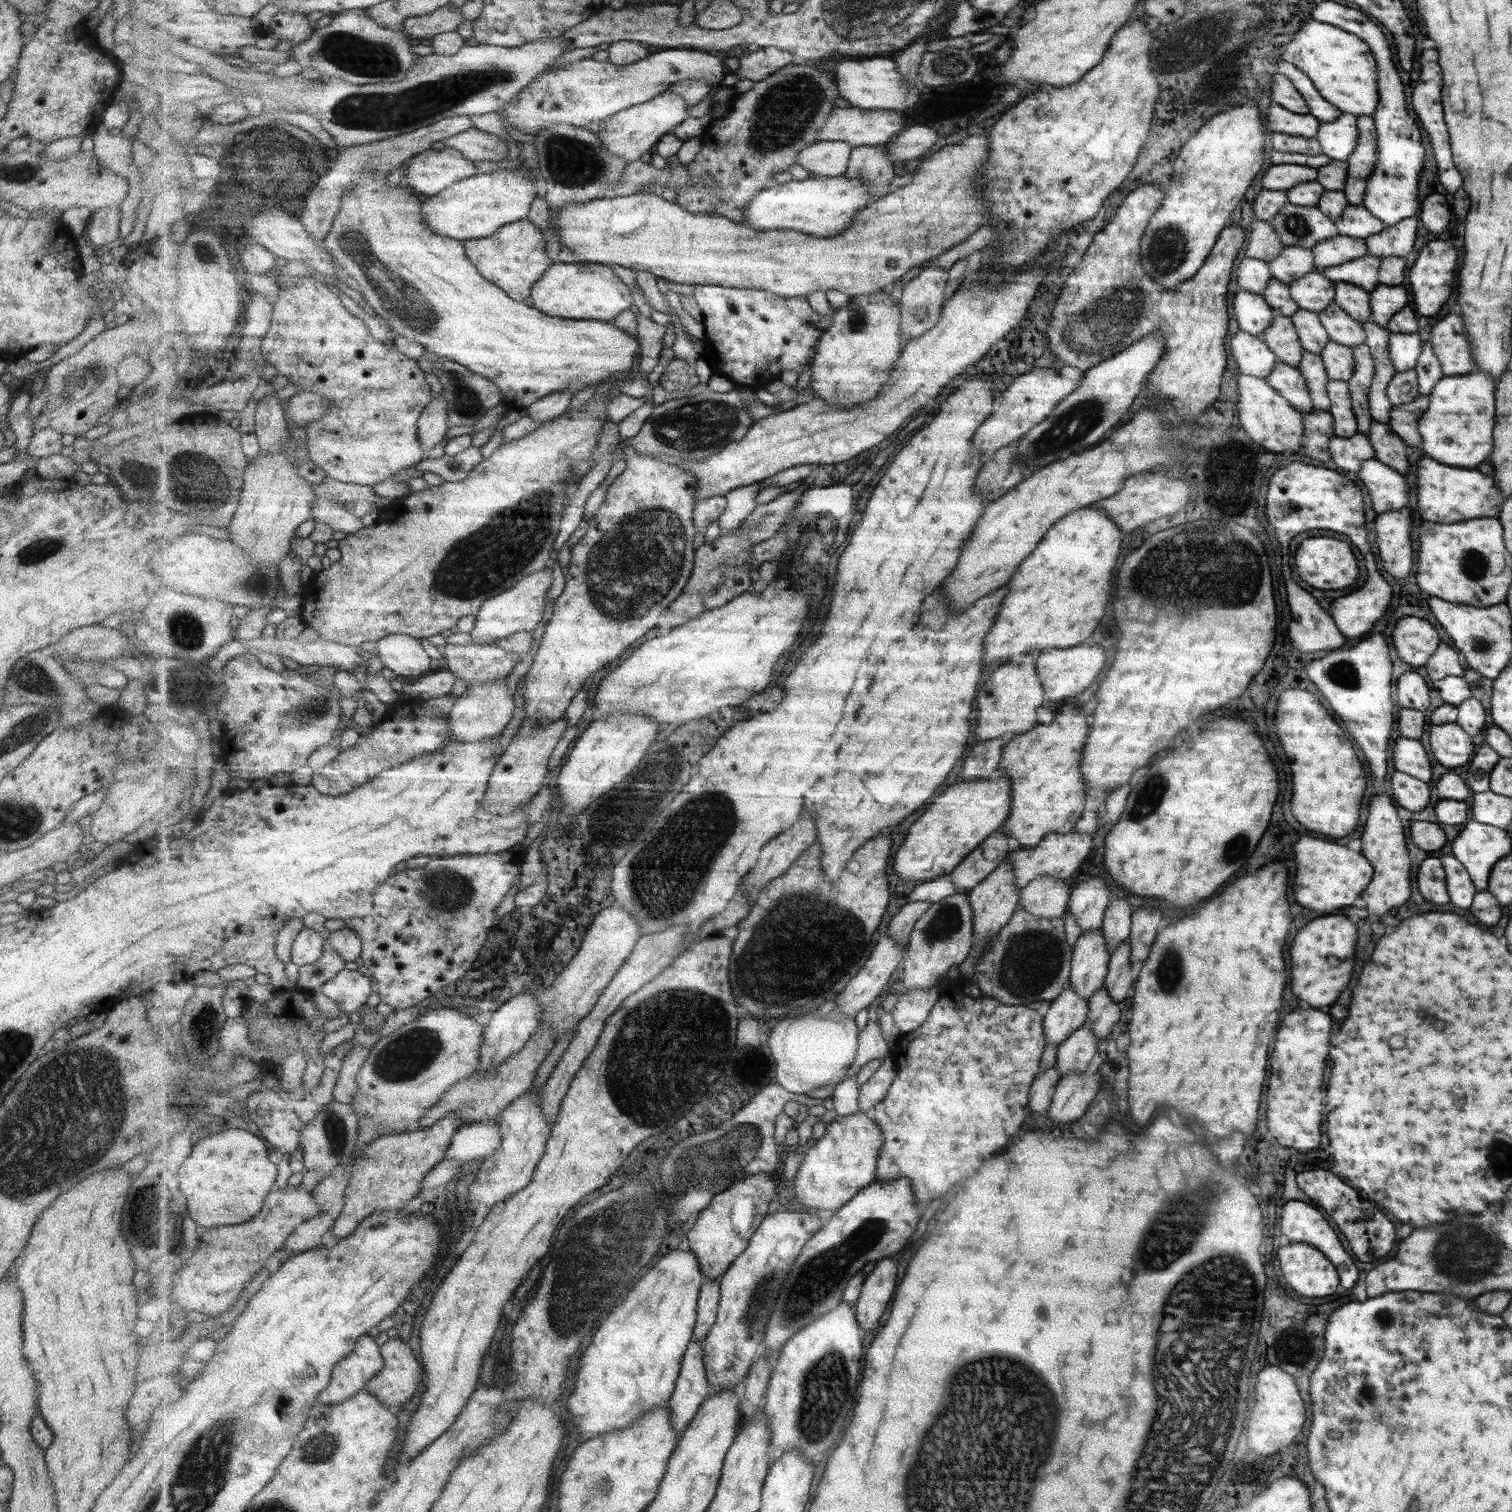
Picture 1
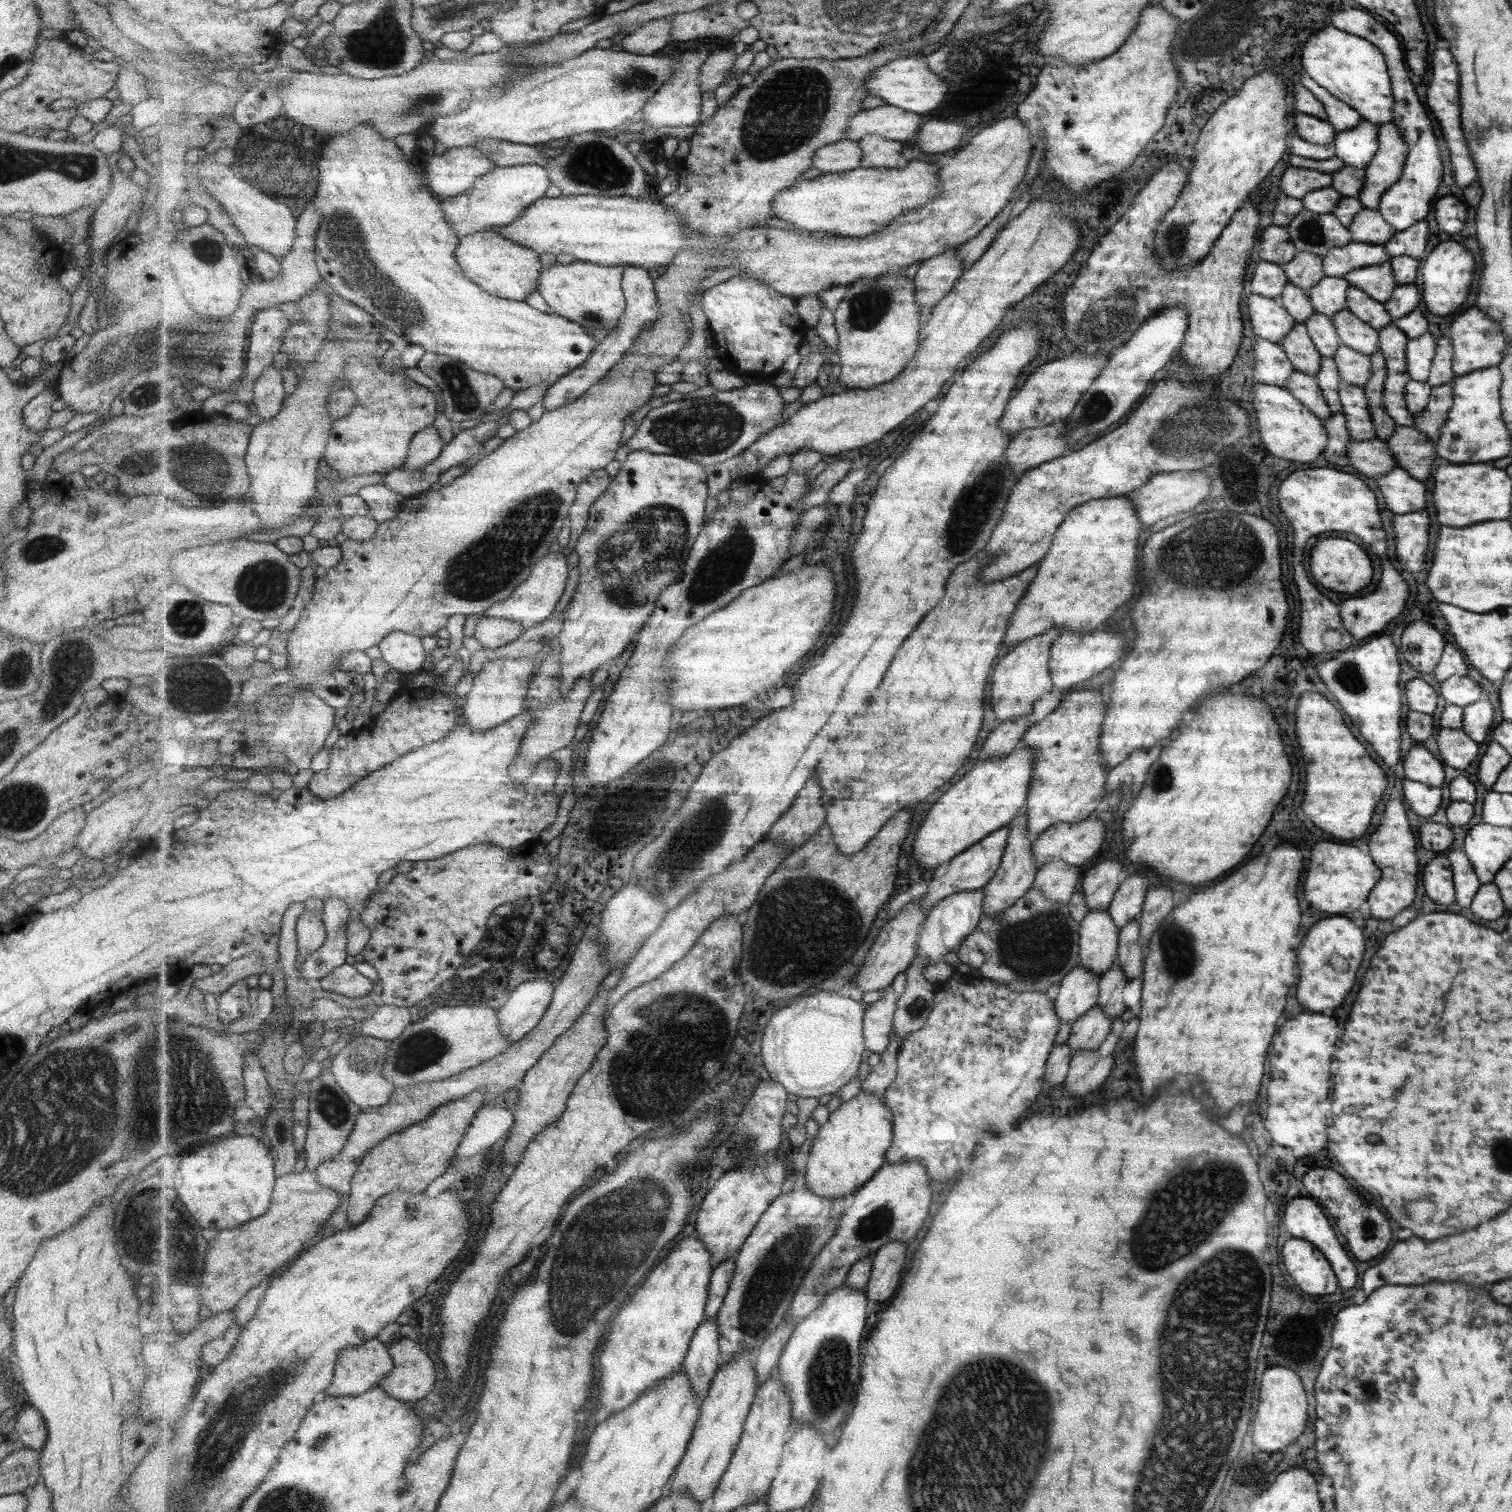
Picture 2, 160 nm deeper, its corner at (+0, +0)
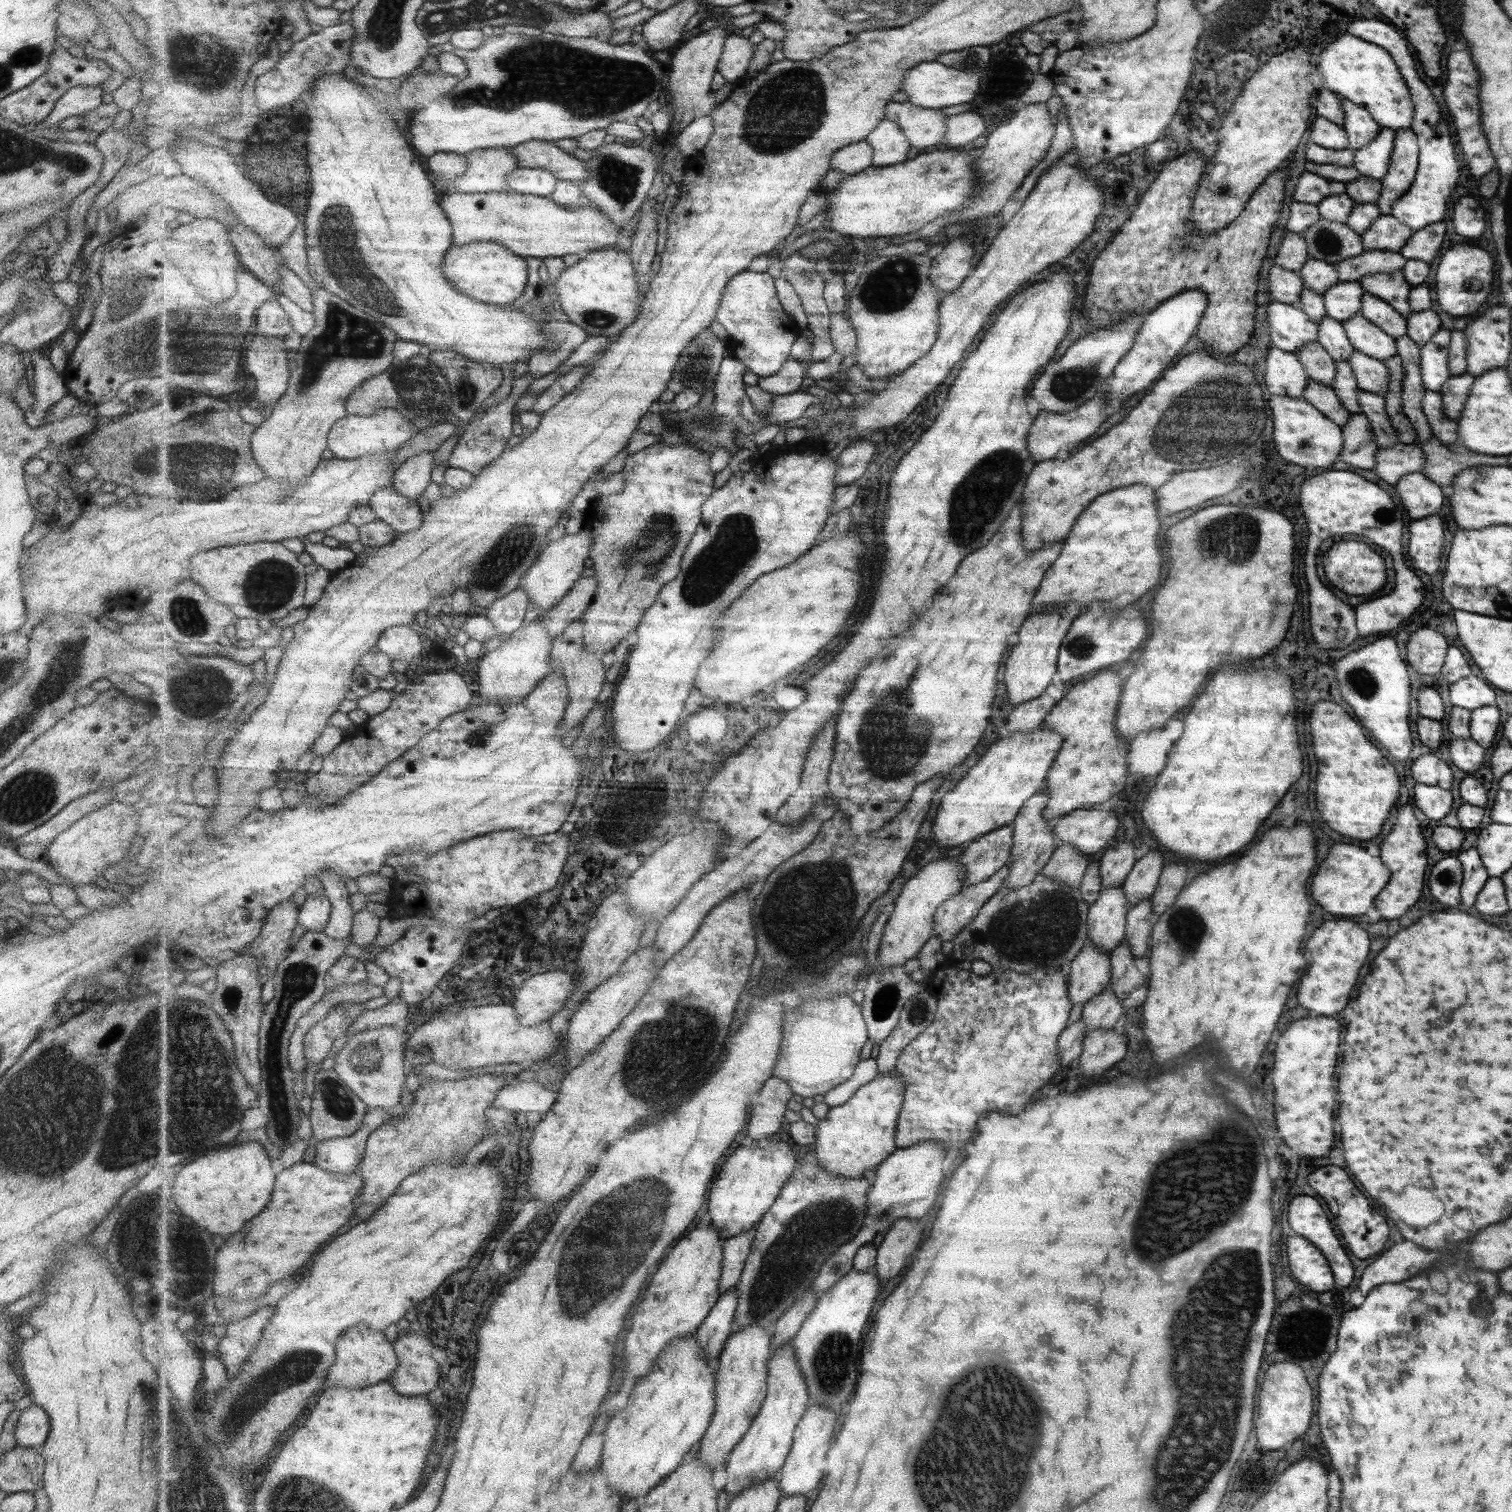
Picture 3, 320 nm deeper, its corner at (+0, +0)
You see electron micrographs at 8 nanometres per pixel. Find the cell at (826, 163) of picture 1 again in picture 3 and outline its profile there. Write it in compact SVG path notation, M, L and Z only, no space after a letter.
M867 140L842 148L832 158L832 168L846 175L859 174L874 166L874 148Z

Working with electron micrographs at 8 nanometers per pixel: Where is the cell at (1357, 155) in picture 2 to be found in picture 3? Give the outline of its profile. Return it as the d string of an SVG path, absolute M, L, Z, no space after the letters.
M1380 129L1378 136L1359 150L1353 150L1352 167L1360 176L1381 181L1387 172L1395 133L1391 129Z

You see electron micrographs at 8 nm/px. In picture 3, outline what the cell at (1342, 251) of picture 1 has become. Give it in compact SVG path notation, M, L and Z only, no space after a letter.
M1365 250L1359 256L1346 258L1335 268L1340 282L1358 282L1364 276L1372 274L1393 274L1402 270L1406 258L1397 252L1388 250Z

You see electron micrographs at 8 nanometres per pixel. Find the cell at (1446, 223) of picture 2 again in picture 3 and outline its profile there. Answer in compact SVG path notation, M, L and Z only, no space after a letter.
M1461 197L1452 205L1451 222L1459 238L1479 238L1485 230L1485 212L1475 198Z

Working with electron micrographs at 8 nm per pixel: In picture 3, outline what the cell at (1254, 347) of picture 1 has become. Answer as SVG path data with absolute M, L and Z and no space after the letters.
M1273 346L1268 350L1263 384L1272 395L1300 398L1306 390L1308 377L1296 354Z

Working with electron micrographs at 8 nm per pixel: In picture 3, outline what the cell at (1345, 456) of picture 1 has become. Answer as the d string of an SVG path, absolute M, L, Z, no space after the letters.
M1415 443L1392 444L1376 452L1374 473L1387 484L1395 486L1399 479L1410 472L1421 472L1424 467L1424 454Z

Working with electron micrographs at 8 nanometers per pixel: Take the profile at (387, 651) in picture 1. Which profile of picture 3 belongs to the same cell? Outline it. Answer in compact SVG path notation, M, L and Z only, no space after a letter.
M399 625L382 632L378 642L381 652L391 656L391 660L412 660L420 656L421 636L409 625Z

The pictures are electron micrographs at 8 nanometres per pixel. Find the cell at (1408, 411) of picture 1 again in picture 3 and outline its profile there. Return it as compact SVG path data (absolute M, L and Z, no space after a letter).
M1465 372L1459 376L1450 376L1440 388L1444 414L1450 419L1458 420L1461 416L1467 395L1476 377Z

